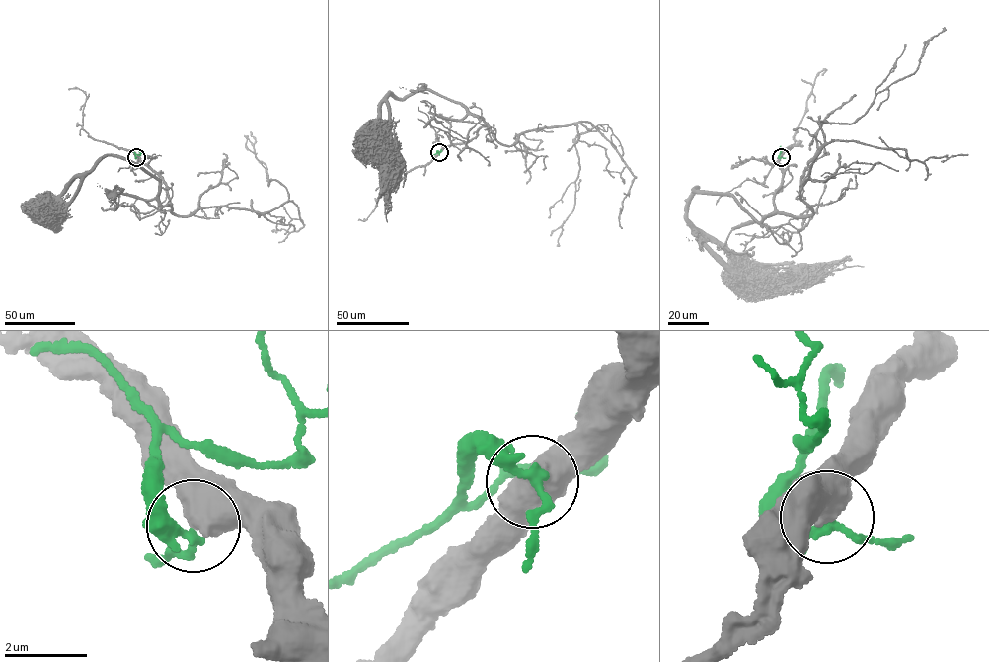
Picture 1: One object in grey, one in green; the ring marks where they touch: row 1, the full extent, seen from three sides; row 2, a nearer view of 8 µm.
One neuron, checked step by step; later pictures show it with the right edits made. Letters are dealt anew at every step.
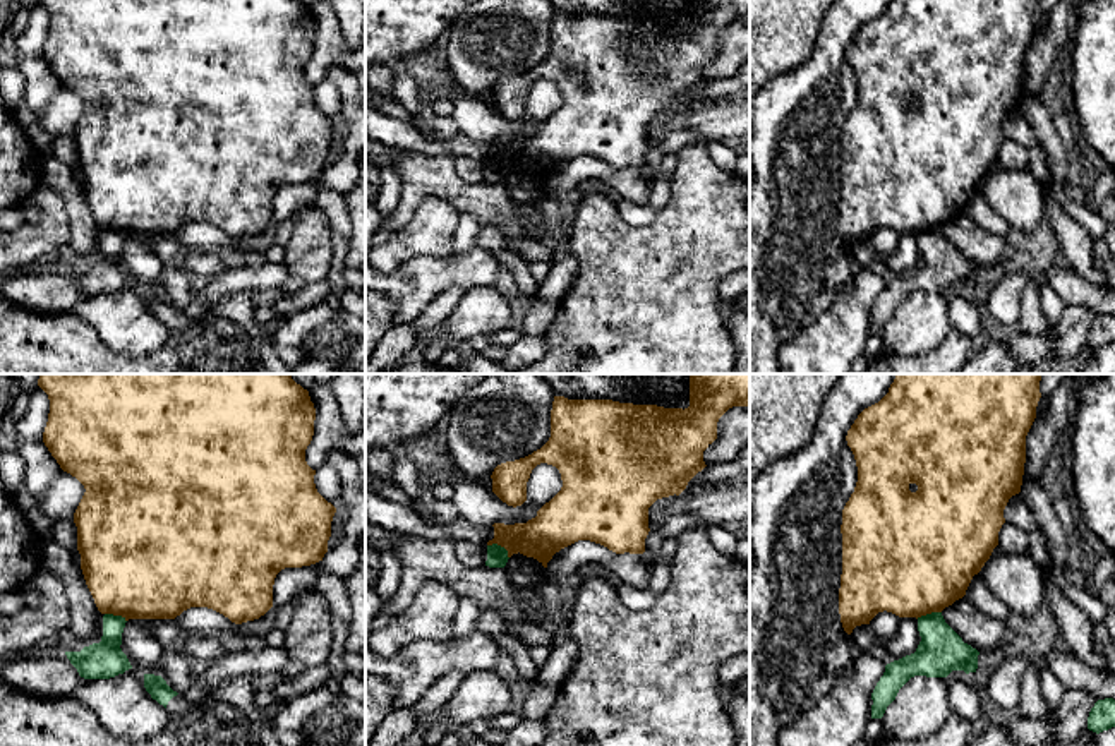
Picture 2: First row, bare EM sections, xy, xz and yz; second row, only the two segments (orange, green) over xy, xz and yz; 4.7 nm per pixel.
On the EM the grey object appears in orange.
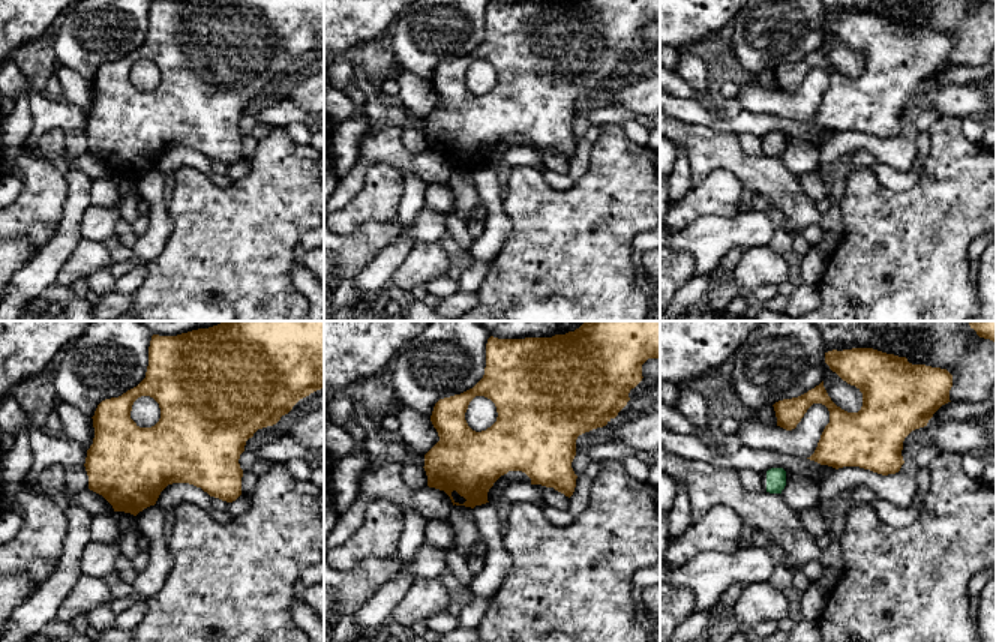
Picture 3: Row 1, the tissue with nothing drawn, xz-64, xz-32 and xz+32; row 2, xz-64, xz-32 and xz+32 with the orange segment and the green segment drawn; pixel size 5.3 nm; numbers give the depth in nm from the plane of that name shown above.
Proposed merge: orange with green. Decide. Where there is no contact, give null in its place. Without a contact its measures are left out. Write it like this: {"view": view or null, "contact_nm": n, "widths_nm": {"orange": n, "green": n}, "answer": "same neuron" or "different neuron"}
{"view": "xz", "contact_nm": 120, "widths_nm": {"orange": 200, "green": 100}, "answer": "different neuron"}

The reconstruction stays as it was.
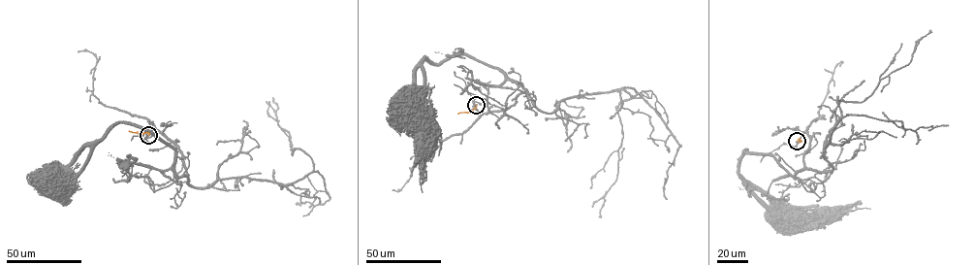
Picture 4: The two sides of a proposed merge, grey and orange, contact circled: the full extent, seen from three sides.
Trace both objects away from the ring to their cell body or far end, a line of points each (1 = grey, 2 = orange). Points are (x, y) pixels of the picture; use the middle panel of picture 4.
1: (476, 105), (499, 112), (524, 92), (551, 114), (572, 97), (636, 90), (618, 106), (618, 172), (599, 216)
2: (476, 105), (468, 112), (457, 114)

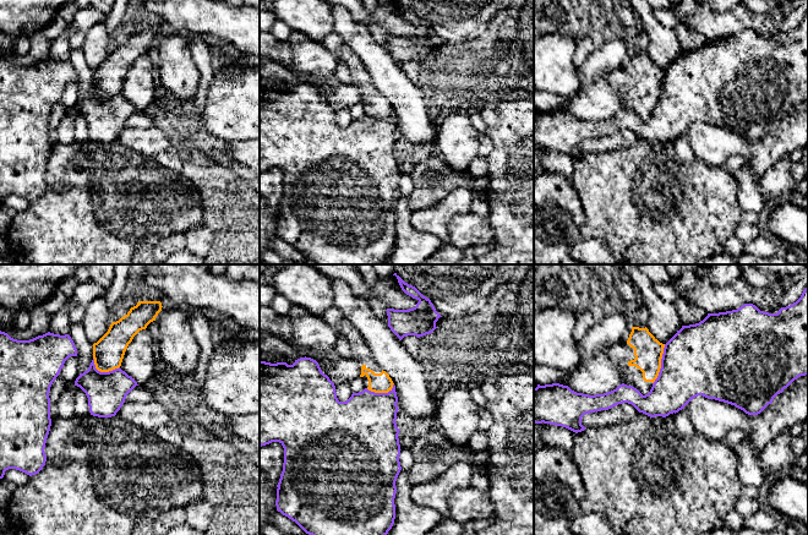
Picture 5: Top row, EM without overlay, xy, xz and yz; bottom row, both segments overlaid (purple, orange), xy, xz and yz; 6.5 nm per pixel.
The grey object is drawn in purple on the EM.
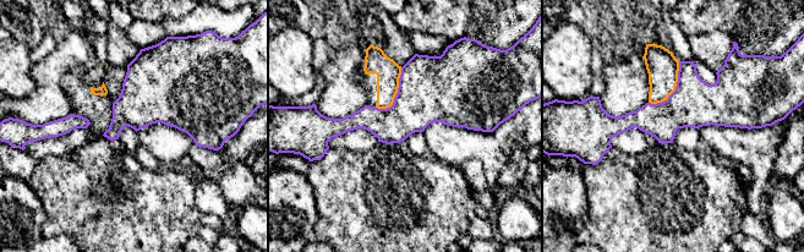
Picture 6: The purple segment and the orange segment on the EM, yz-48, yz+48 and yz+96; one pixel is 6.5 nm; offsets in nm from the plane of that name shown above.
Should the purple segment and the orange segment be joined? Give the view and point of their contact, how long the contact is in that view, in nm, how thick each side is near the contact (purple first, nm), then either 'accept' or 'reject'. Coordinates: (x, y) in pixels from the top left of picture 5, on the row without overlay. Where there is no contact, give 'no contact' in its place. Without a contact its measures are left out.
yz (661, 89) | 280 nm | 460/190 nm | reject

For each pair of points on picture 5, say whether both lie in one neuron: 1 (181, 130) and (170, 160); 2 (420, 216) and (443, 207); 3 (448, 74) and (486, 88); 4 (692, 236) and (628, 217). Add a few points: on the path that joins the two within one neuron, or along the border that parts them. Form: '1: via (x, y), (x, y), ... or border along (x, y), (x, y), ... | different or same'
1: border along (172, 146), (179, 157), (181, 172) | different
2: via (426, 216), (435, 216), (437, 213) | same
3: via (458, 82), (476, 86) | same
4: via (676, 227), (660, 227), (644, 222) | same

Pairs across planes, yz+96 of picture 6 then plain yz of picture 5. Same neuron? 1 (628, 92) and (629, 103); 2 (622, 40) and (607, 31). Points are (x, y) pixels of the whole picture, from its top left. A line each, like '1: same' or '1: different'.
1: different
2: same

